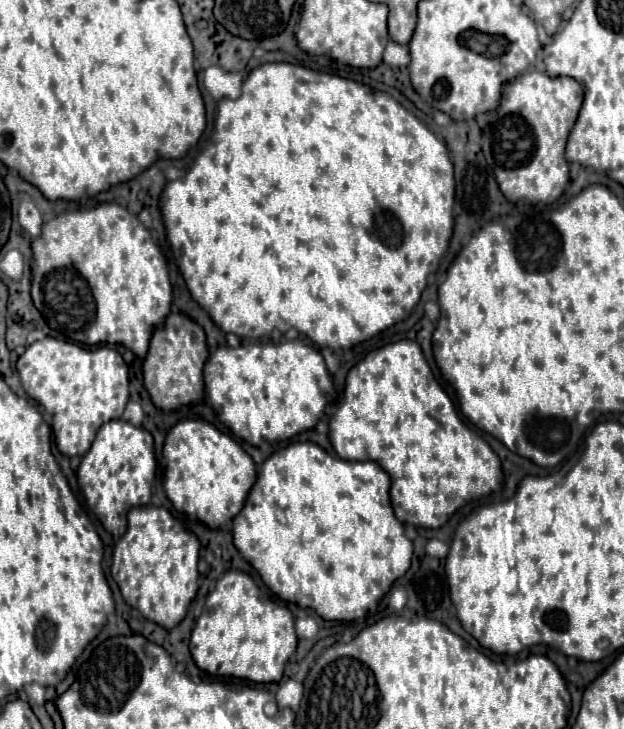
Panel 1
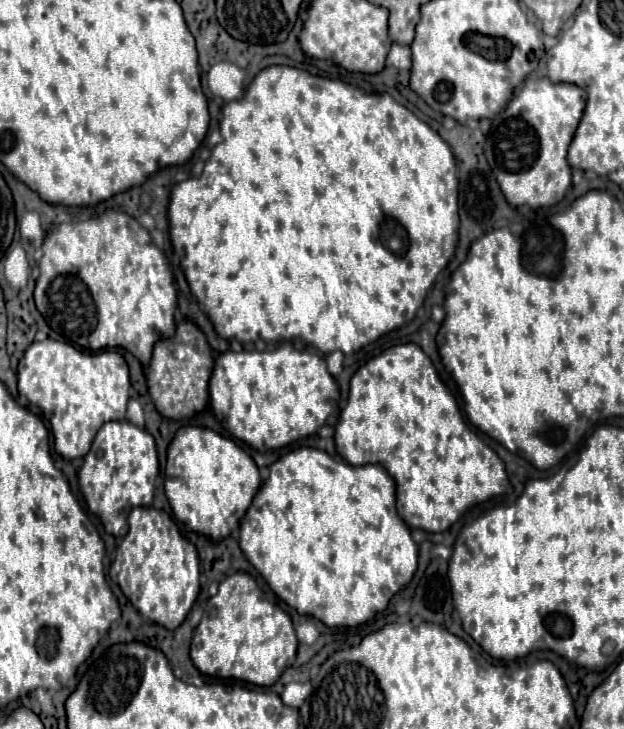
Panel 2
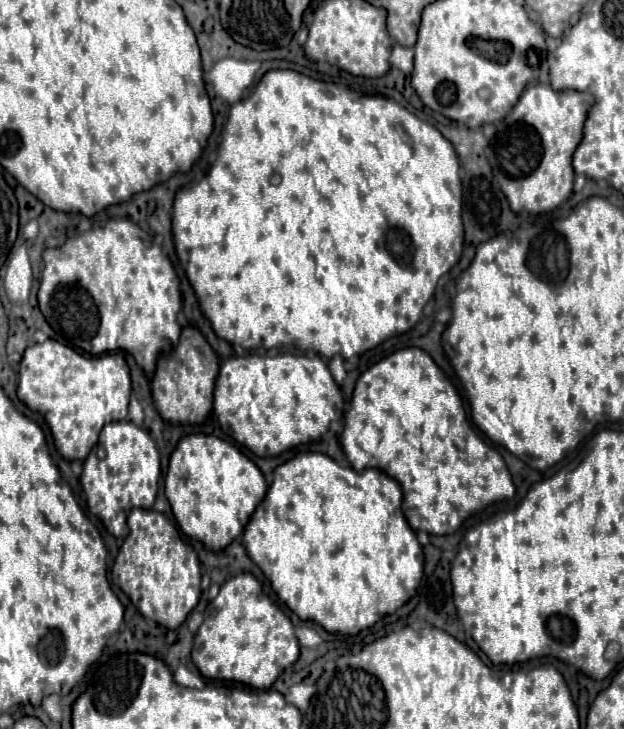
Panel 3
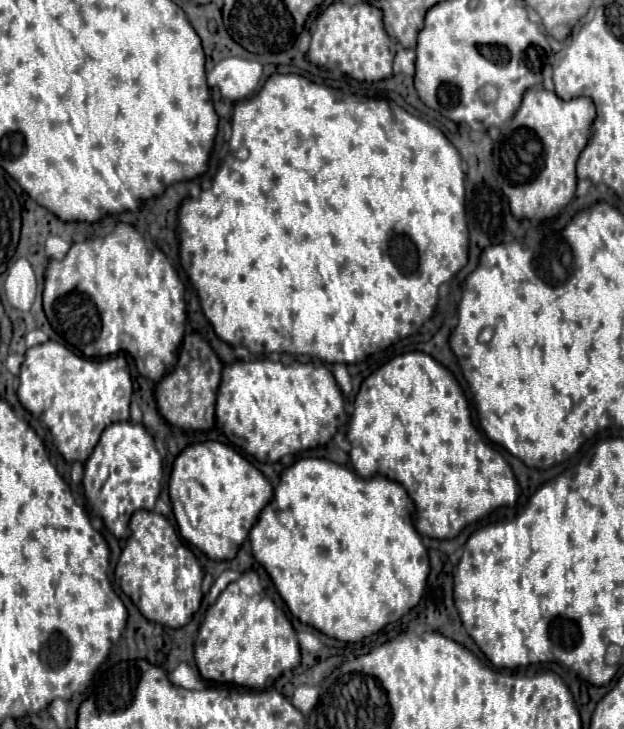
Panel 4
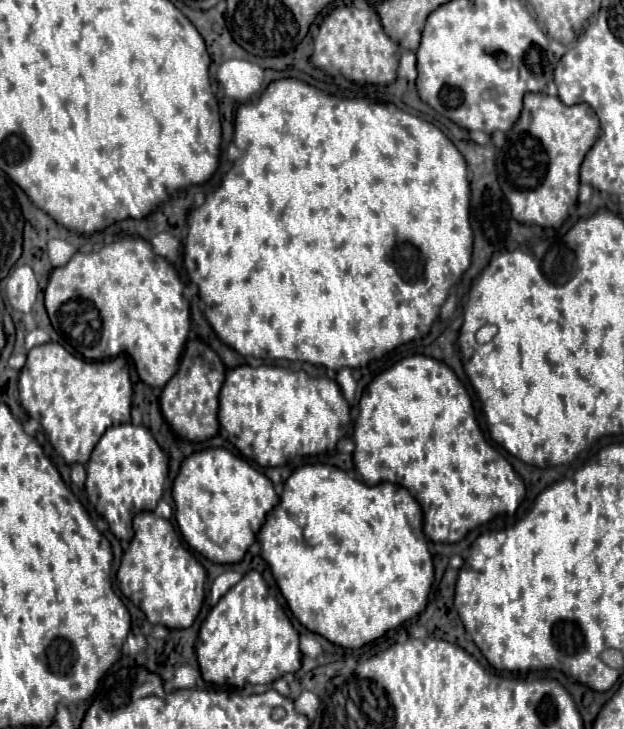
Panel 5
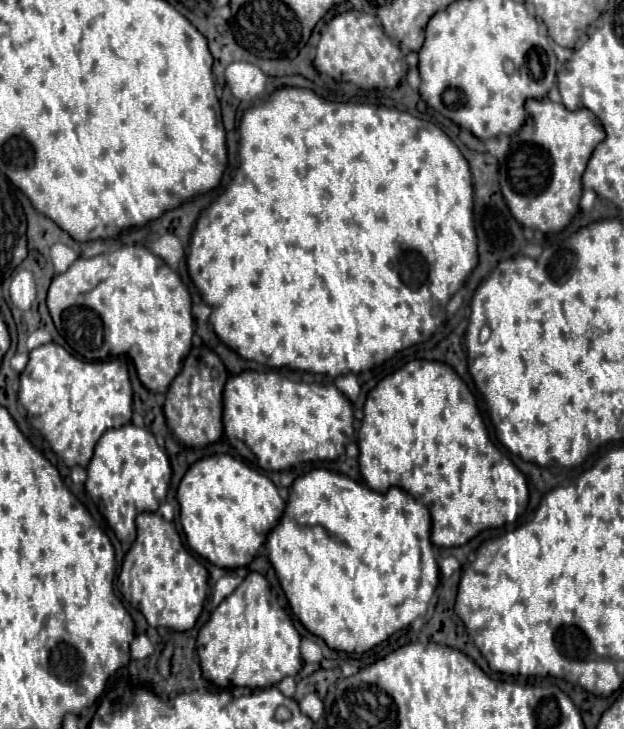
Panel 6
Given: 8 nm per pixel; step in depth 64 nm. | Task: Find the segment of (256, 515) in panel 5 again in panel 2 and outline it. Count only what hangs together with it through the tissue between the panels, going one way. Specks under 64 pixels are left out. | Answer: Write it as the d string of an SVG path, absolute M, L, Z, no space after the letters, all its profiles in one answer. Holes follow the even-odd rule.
M182 426L170 446L168 446L168 462L166 462L166 478L164 478L164 490L170 500L170 506L174 510L174 516L186 524L186 528L206 534L212 540L222 540L228 534L232 534L238 524L240 516L244 516L244 508L252 502L252 496L256 494L256 488L260 488L260 472L254 460L230 438L224 438L216 434L210 428L200 426Z

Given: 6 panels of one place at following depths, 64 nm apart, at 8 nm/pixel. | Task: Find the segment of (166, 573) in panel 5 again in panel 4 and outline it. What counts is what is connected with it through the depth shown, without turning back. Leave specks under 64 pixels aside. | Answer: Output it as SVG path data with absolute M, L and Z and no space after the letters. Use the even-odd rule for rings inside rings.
M136 510L130 518L130 538L115 568L120 588L138 610L166 628L182 628L190 622L202 600L202 568L192 550L180 540L176 528L160 514Z

